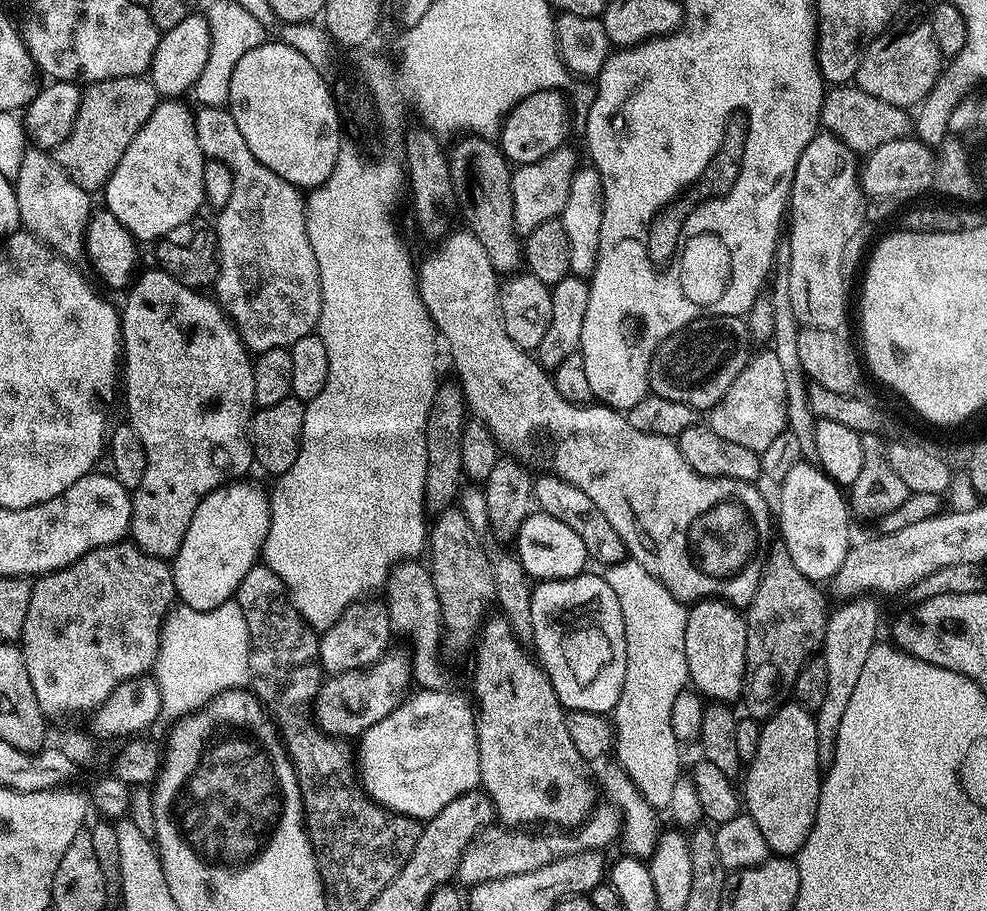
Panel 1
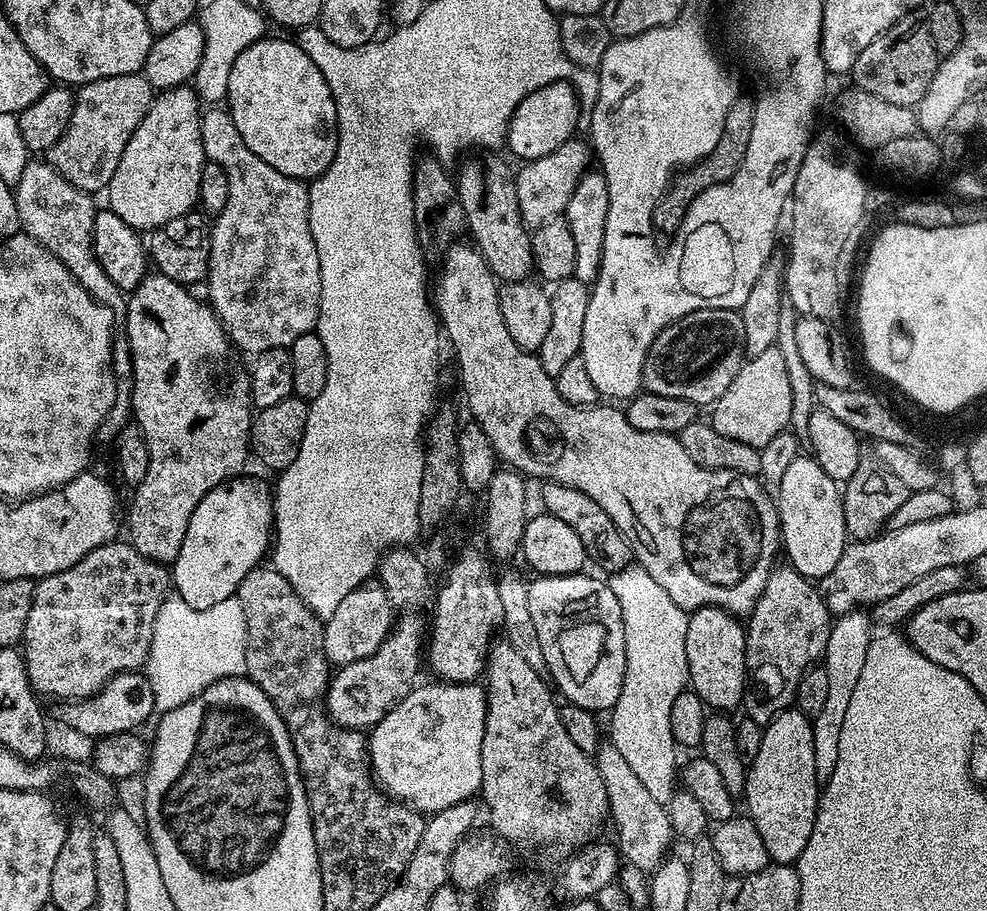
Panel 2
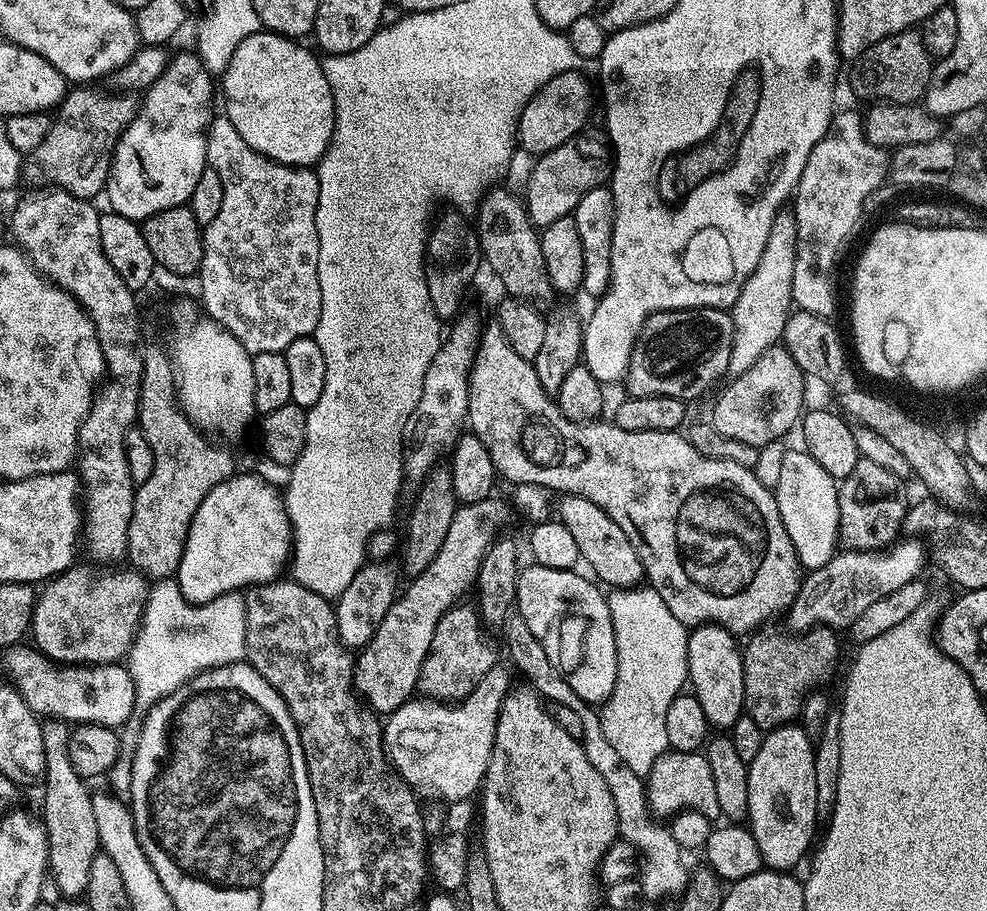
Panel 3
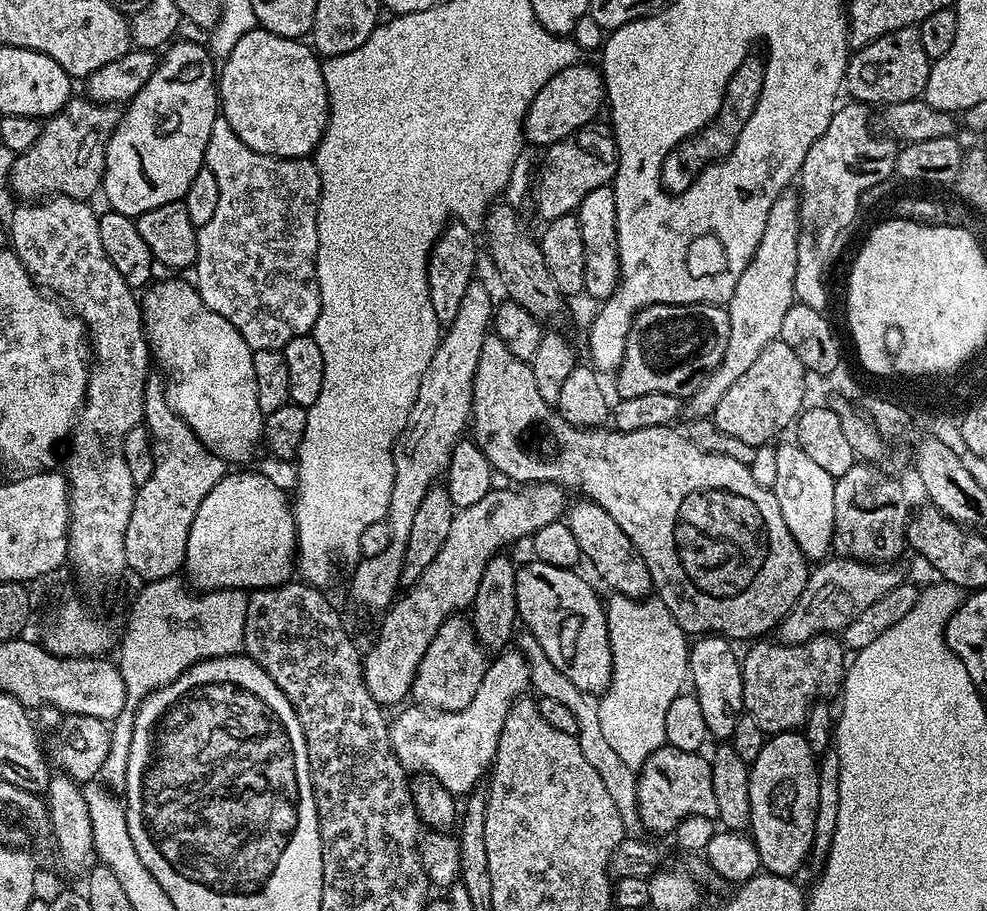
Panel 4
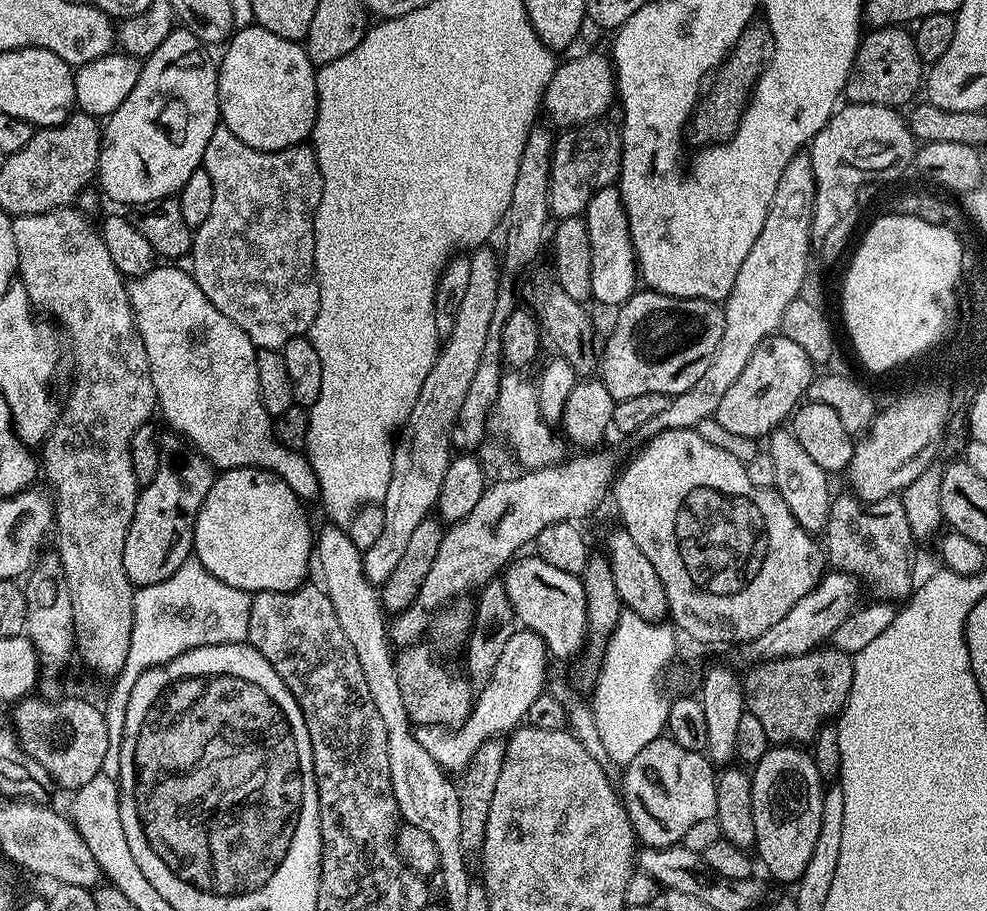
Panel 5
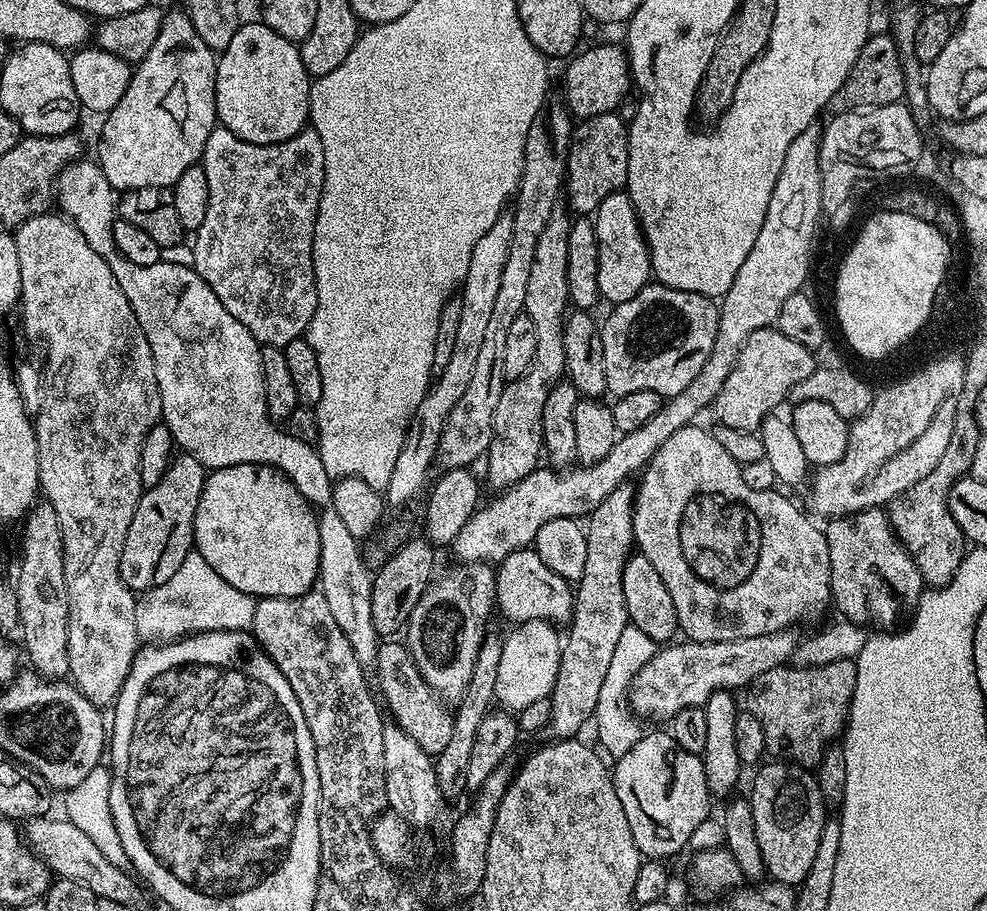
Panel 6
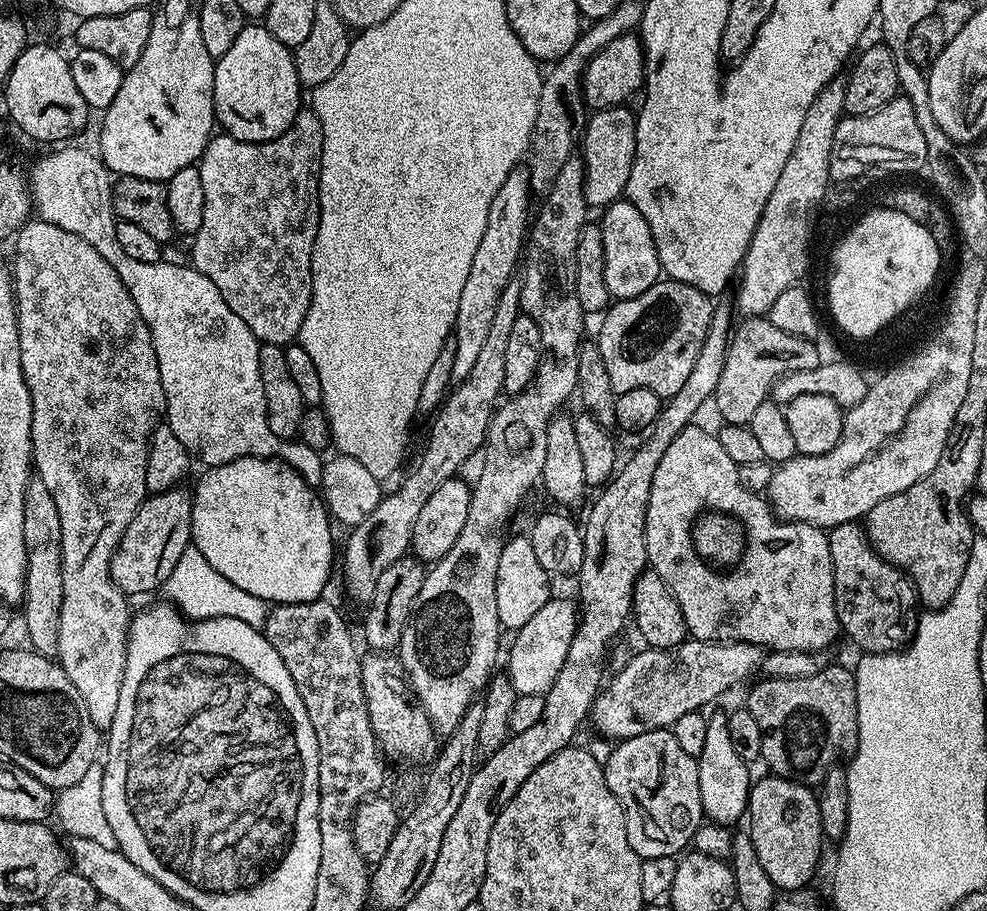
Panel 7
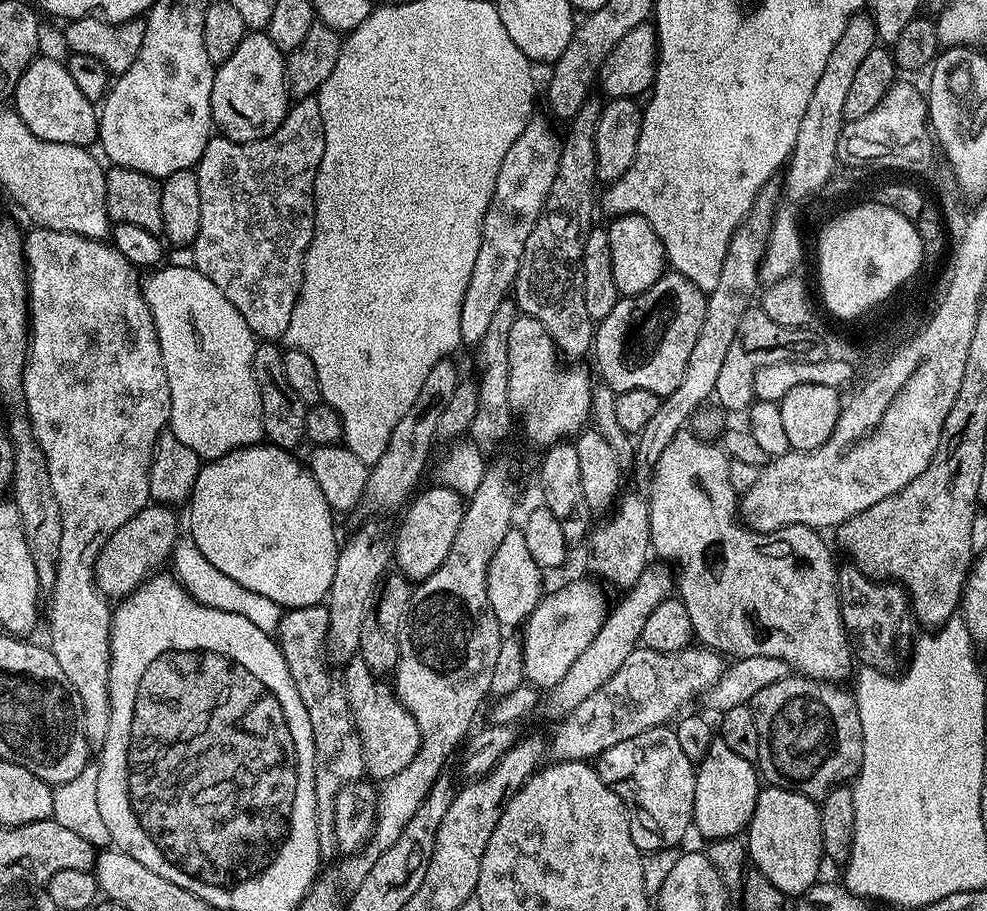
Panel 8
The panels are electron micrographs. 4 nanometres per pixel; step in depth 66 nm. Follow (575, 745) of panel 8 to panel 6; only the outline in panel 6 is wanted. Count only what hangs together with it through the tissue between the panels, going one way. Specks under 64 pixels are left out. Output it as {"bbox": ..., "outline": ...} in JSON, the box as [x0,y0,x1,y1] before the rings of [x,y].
{"bbox":[629,629,798,720],"outline":[[[784,629],[782,631],[775,632],[774,634],[762,634],[757,637],[749,637],[749,638],[740,638],[740,639],[730,639],[730,640],[713,640],[708,641],[706,643],[698,643],[696,641],[682,640],[682,643],[676,644],[677,642],[665,645],[661,647],[655,655],[651,656],[650,659],[647,660],[646,666],[642,668],[632,679],[632,686],[629,688],[629,701],[630,707],[633,713],[640,717],[641,719],[646,720],[646,718],[650,718],[652,720],[670,720],[674,714],[676,714],[679,710],[682,709],[690,709],[703,707],[705,701],[708,700],[710,694],[716,691],[733,691],[737,690],[736,688],[743,689],[747,687],[754,678],[758,677],[760,674],[764,674],[767,670],[776,669],[778,667],[783,667],[790,659],[793,654],[794,649],[796,649],[798,643],[798,636],[795,636],[795,631],[791,629]]]}

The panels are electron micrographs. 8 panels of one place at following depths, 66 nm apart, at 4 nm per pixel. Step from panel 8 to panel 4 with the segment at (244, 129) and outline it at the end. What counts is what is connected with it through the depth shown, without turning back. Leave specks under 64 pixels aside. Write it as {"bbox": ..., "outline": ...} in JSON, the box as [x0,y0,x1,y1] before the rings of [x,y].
{"bbox":[218,26,328,160],"outline":[[[257,26],[239,38],[219,65],[218,108],[250,150],[283,160],[311,157],[328,125],[321,57],[303,39],[287,40]]]}

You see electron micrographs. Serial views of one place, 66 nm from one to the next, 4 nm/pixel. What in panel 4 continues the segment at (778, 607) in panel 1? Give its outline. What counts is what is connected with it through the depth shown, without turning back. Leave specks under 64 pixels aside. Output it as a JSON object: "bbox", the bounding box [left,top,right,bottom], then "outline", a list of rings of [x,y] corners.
{"bbox":[742,634,846,734],"outline":[[[832,634],[812,636],[801,644],[786,644],[775,642],[771,644],[768,638],[753,643],[748,653],[742,656],[742,694],[744,695],[744,710],[747,715],[762,726],[765,734],[790,732],[804,727],[804,719],[813,704],[827,701],[841,691],[846,671],[846,649],[839,639]]]}

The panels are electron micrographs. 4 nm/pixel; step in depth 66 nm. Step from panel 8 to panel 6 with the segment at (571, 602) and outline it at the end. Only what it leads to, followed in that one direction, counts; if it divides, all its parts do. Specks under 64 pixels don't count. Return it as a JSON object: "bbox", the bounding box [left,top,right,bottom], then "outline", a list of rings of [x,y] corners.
{"bbox":[495,620,562,714],"outline":[[[531,620],[525,624],[516,624],[513,632],[504,636],[495,698],[495,703],[501,709],[518,714],[526,706],[530,706],[530,702],[551,697],[562,647],[562,636],[561,633],[556,633],[556,628],[557,625],[548,620]]]}

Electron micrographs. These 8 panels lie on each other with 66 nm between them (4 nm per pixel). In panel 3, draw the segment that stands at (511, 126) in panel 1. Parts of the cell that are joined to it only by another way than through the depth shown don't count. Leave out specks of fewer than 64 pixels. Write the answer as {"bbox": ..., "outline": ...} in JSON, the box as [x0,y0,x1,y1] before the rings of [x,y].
{"bbox":[516,70,592,158],"outline":[[[580,70],[563,72],[550,78],[550,82],[539,88],[530,102],[526,102],[516,123],[516,139],[521,149],[524,147],[533,152],[533,157],[539,158],[585,131],[584,123],[592,112],[592,88],[582,73]]]}

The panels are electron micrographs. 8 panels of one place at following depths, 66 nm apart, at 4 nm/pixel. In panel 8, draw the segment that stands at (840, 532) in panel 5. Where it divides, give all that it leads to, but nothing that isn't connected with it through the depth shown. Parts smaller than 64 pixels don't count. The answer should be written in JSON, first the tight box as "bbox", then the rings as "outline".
{"bbox":[836,562,914,674],"outline":[[[852,562],[837,571],[836,589],[840,595],[840,613],[844,629],[858,649],[859,659],[861,656],[867,667],[878,668],[889,674],[903,669],[913,649],[911,643],[904,644],[904,640],[913,639],[912,628],[914,629],[908,591],[898,583],[875,580],[873,576],[867,576]]]}

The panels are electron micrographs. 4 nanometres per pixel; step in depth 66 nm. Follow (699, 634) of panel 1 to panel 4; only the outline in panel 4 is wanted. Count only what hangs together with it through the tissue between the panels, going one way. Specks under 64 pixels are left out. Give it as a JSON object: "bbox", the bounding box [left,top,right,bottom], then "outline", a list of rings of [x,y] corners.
{"bbox":[688,634,745,742],"outline":[[[704,634],[693,639],[688,653],[688,671],[690,684],[693,684],[694,695],[698,698],[698,706],[702,706],[702,715],[706,718],[709,737],[716,742],[731,741],[734,726],[738,726],[738,718],[745,715],[744,695],[742,694],[742,660],[734,649],[733,641],[719,634]]]}

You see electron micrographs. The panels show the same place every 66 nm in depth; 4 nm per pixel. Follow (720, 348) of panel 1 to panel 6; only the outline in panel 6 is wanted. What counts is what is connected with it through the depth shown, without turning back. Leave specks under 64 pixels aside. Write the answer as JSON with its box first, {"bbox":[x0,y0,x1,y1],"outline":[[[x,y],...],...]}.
{"bbox":[600,282,720,398],"outline":[[[649,282],[645,288],[638,290],[638,294],[634,294],[634,298],[615,305],[611,311],[612,313],[605,320],[602,320],[600,333],[602,334],[602,355],[606,357],[606,386],[613,397],[634,394],[634,390],[654,390],[654,394],[665,398],[682,394],[682,390],[686,390],[686,386],[690,386],[690,382],[694,382],[694,378],[698,378],[698,370],[702,370],[702,366],[706,366],[706,358],[710,358],[710,350],[714,350],[714,338],[718,334],[720,309],[717,301],[711,296],[703,296],[690,290],[674,290],[659,282]]]}

